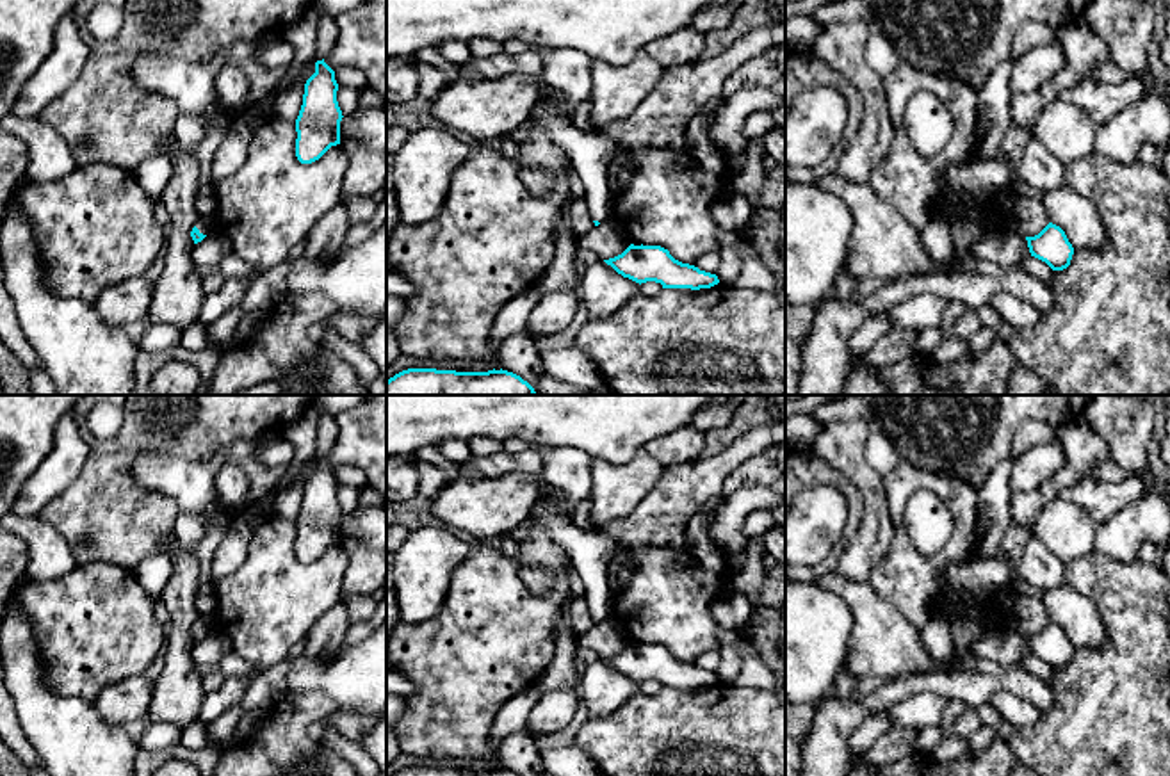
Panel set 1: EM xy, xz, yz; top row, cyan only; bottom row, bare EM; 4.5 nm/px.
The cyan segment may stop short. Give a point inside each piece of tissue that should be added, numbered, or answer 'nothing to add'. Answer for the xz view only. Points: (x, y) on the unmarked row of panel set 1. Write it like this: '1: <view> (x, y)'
1: xz (590, 552)

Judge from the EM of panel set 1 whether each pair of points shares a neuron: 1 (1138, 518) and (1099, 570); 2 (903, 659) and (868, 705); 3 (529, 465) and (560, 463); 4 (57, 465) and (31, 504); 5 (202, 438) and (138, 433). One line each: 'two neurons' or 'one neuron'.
1: two neurons
2: two neurons
3: two neurons
4: one neuron
5: one neuron

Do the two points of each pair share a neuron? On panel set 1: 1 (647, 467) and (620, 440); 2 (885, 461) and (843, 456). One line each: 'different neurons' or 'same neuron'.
1: different neurons
2: different neurons

